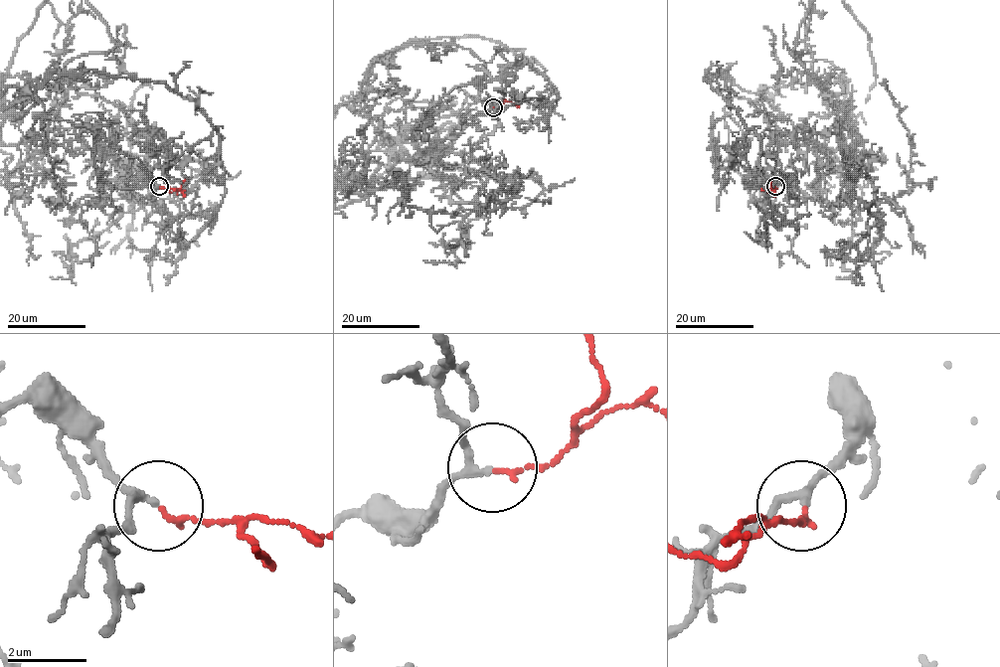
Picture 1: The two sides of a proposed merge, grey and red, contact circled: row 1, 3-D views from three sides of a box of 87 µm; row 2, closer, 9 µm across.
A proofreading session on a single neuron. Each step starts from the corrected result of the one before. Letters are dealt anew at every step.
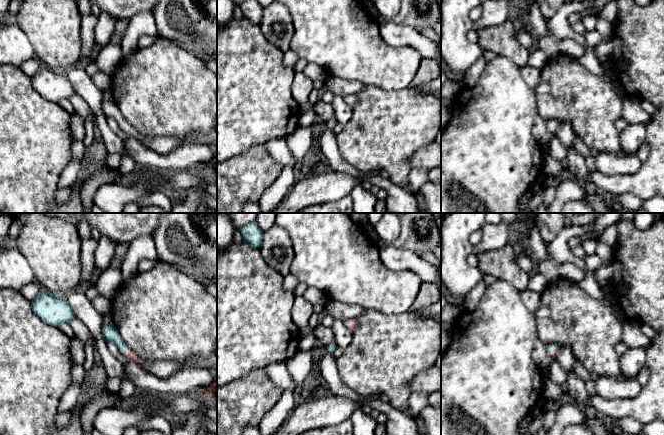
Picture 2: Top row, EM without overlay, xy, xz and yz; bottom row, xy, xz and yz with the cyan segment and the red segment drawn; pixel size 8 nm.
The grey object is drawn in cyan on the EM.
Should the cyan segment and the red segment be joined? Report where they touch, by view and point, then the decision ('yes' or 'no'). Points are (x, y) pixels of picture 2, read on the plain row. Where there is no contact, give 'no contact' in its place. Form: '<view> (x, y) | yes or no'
xy (124, 126) | yes

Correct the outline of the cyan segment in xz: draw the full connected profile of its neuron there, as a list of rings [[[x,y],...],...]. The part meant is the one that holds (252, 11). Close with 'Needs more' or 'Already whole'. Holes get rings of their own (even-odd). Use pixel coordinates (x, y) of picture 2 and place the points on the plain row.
[[[247,0],[238,5],[242,12],[244,19],[255,24],[260,24],[263,16],[263,7],[257,0]]]. Already whole

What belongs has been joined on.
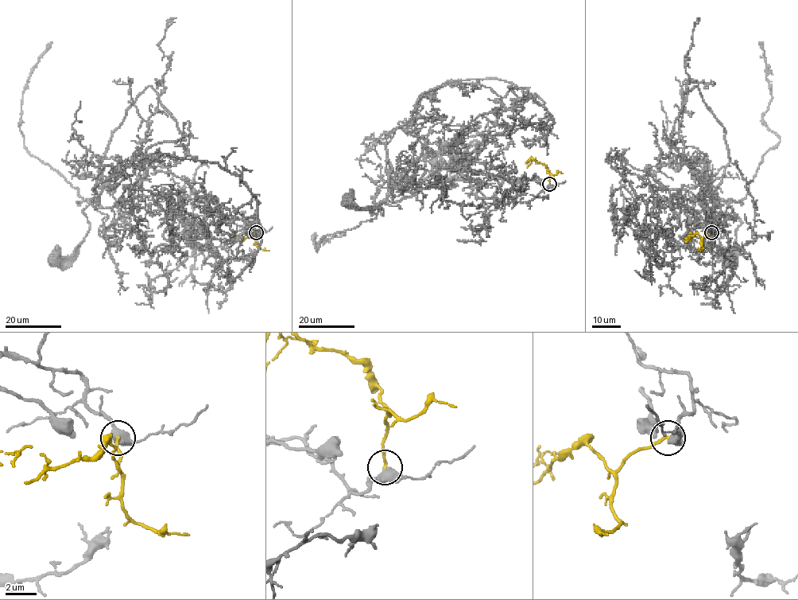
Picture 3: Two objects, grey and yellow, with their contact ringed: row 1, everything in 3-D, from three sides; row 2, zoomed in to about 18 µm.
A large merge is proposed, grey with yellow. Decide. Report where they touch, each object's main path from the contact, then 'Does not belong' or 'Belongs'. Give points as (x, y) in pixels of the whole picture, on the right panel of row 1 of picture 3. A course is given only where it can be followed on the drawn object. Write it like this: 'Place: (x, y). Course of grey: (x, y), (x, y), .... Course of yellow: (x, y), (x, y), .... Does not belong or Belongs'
Place: (711, 232). Course of grey: (711, 232), (706, 212), (722, 225), (725, 218), (707, 193), (738, 218), (729, 260). Course of yellow: (711, 232), (702, 239), (697, 234), (687, 239), (690, 235), (695, 236). Belongs

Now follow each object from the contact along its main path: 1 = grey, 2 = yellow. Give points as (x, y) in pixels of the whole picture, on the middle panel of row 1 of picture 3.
1: (549, 184), (505, 179), (485, 197), (463, 180), (394, 188), (376, 206), (383, 212), (347, 201)
2: (549, 184), (550, 174), (545, 165), (531, 159), (527, 167)

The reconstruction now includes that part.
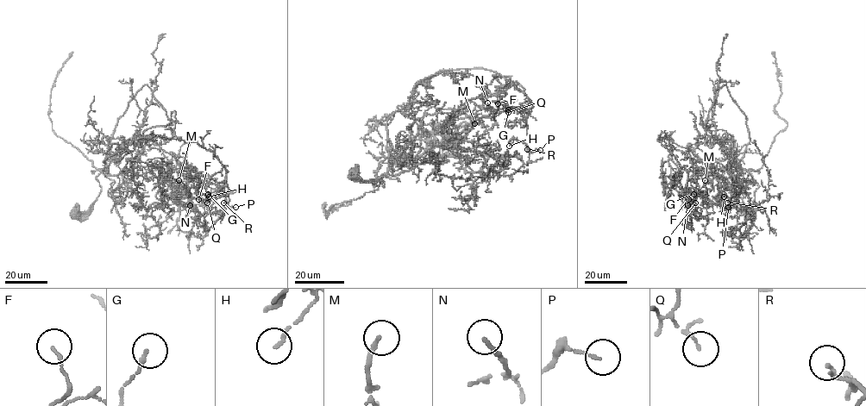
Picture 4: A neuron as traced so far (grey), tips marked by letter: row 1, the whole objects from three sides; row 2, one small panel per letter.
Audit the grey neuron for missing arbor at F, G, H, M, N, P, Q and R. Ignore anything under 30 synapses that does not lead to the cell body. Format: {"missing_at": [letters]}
{"missing_at": ["M", "N"]}

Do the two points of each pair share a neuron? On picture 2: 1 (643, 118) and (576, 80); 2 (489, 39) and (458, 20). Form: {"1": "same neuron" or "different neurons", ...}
{"1": "different neurons", "2": "different neurons"}

